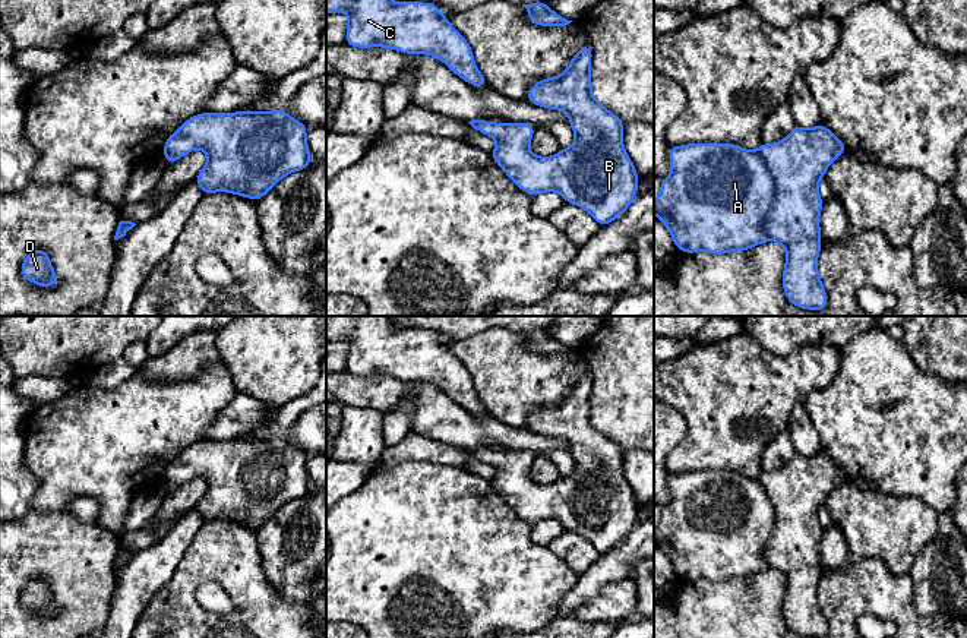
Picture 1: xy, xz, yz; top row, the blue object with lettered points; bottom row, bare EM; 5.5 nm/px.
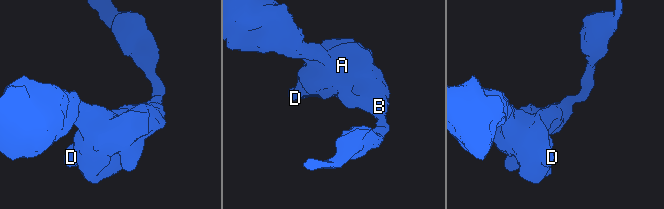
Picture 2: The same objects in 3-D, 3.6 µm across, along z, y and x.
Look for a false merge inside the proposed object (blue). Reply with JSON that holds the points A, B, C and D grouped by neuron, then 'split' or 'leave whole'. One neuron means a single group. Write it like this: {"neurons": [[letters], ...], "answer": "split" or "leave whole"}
{"neurons": [["A", "B", "C", "D"]], "answer": "leave whole"}

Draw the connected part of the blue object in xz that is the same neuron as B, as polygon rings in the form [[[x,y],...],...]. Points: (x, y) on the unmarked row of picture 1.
[[[587,370],[566,398],[528,419],[528,430],[569,443],[575,471],[554,484],[530,480],[535,459],[531,451],[468,451],[497,470],[490,483],[522,519],[533,524],[557,519],[604,555],[629,536],[638,522],[639,503],[623,476],[623,448],[592,424],[591,388]]]

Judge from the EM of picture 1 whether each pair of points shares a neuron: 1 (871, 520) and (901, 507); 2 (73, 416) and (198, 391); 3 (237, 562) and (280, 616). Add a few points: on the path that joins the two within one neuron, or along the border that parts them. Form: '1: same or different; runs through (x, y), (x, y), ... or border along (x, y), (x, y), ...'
1: same; runs through (878, 520), (888, 520), (894, 514)
2: same; runs through (104, 416), (167, 416)
3: same; runs through (242, 575), (266, 603)

